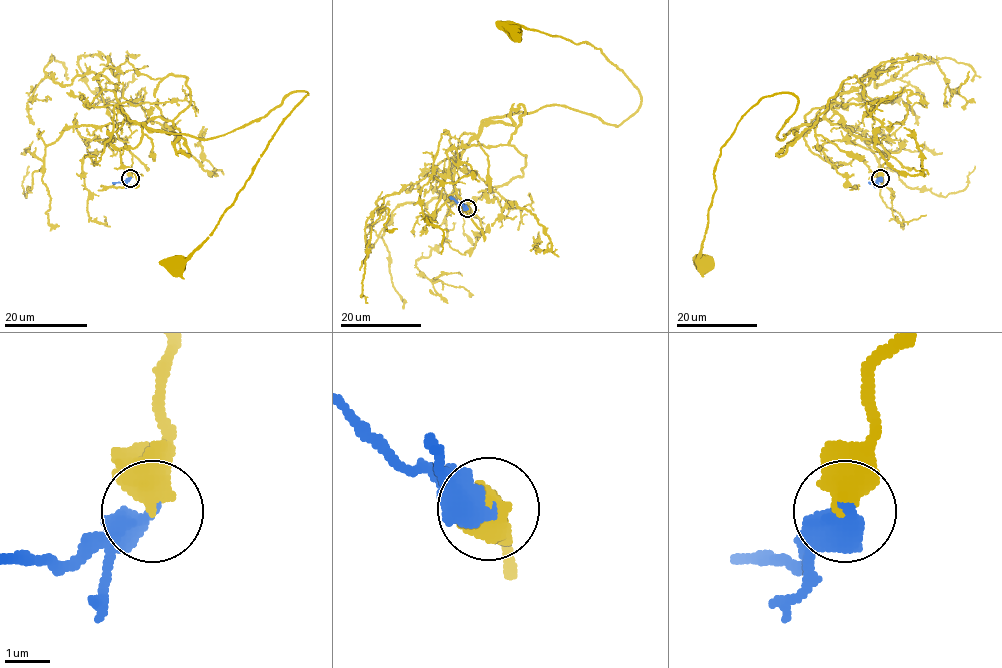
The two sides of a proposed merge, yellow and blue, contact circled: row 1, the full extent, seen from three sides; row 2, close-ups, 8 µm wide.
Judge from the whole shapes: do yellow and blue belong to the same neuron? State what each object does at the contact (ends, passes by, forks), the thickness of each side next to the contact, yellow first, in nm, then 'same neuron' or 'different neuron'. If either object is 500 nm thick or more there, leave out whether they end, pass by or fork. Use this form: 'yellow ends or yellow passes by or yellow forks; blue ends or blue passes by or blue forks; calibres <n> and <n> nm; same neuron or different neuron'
calibres 600 and 400 nm; same neuron

